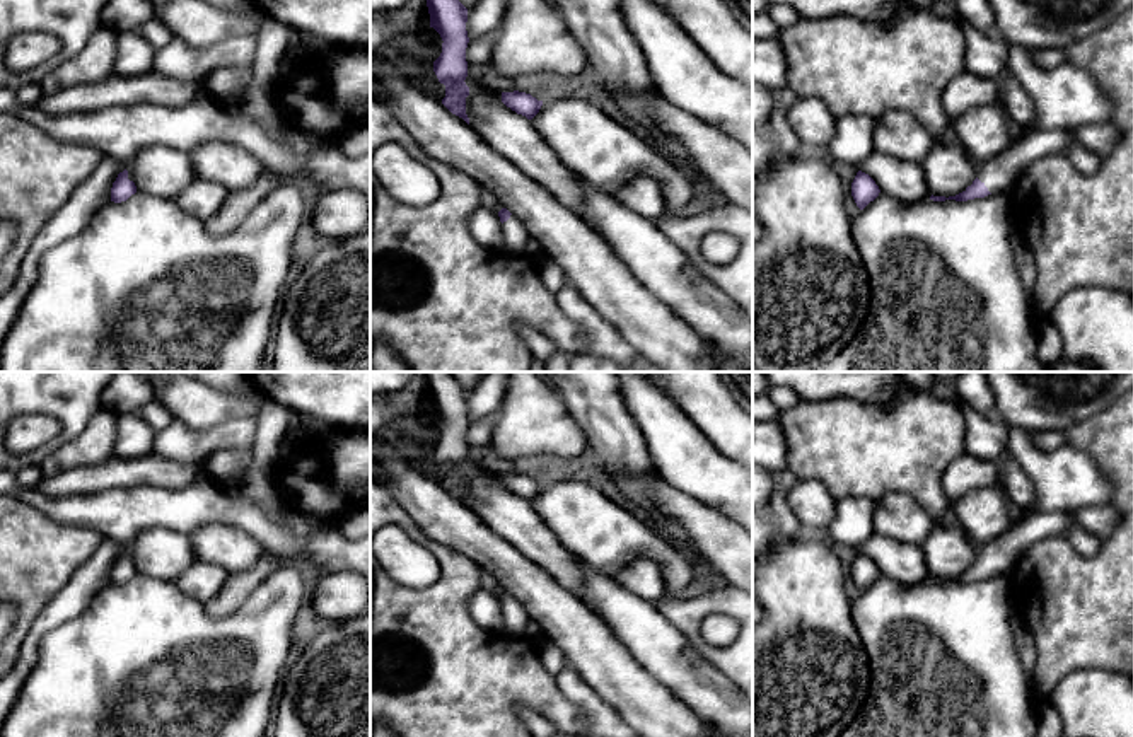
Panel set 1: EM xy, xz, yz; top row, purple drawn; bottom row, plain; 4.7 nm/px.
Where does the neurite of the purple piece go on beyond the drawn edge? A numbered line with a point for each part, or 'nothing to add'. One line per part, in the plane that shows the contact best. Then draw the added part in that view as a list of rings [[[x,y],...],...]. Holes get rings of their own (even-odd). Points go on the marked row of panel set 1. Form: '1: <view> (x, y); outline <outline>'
1: yz (999, 174); outline [[[1039,130],[1024,135],[1002,155],[979,165],[978,179],[990,193],[1010,193],[1019,176],[1037,159],[1066,154],[1077,143],[1073,130]]]

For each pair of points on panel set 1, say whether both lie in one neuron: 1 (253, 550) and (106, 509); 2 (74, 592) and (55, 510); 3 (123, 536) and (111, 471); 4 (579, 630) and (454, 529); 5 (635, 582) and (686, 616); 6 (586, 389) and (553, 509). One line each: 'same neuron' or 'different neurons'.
1: different neurons
2: different neurons
3: different neurons
4: same neuron
5: different neurons
6: different neurons

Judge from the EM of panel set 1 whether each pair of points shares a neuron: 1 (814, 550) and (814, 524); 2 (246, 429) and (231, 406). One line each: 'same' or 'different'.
1: different
2: different

